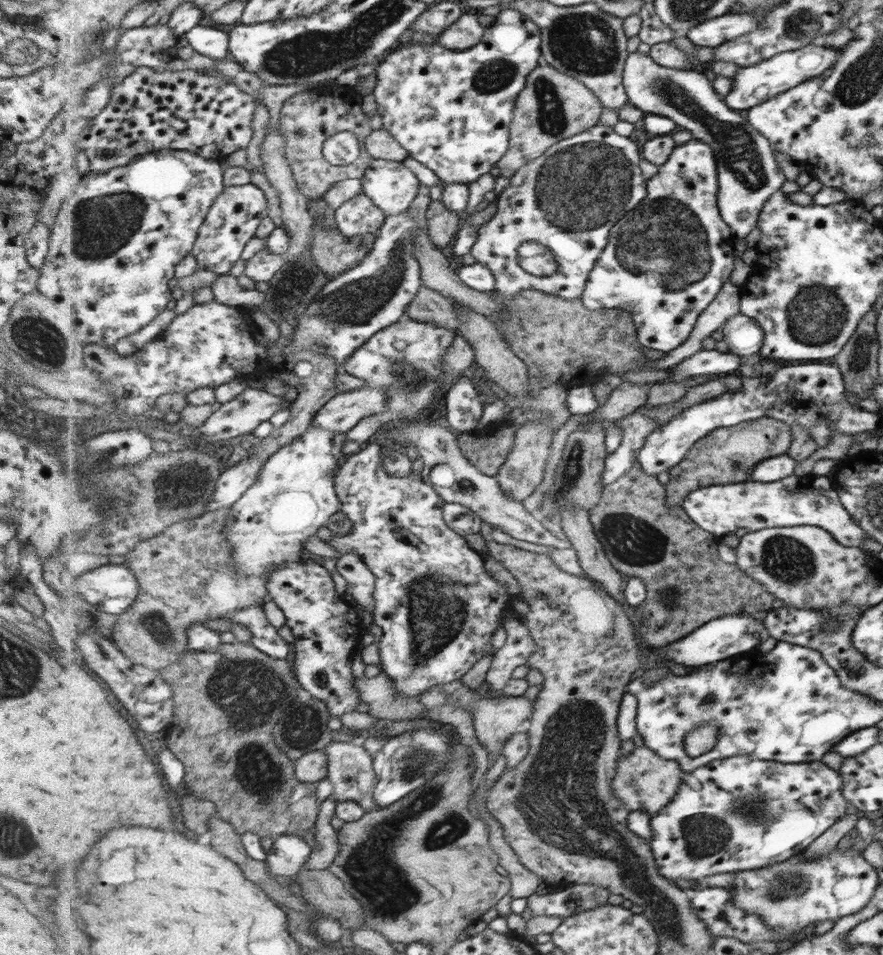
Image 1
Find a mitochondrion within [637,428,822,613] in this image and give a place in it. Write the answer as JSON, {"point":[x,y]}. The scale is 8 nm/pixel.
{"point":[785,559]}

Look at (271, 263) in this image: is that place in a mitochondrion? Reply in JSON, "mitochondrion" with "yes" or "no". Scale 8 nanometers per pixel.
{"mitochondrion":"no"}

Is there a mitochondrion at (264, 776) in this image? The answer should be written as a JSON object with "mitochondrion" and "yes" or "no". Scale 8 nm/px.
{"mitochondrion":"yes"}

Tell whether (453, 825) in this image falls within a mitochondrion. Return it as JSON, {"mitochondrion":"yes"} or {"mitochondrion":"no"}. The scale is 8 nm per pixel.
{"mitochondrion":"yes"}

